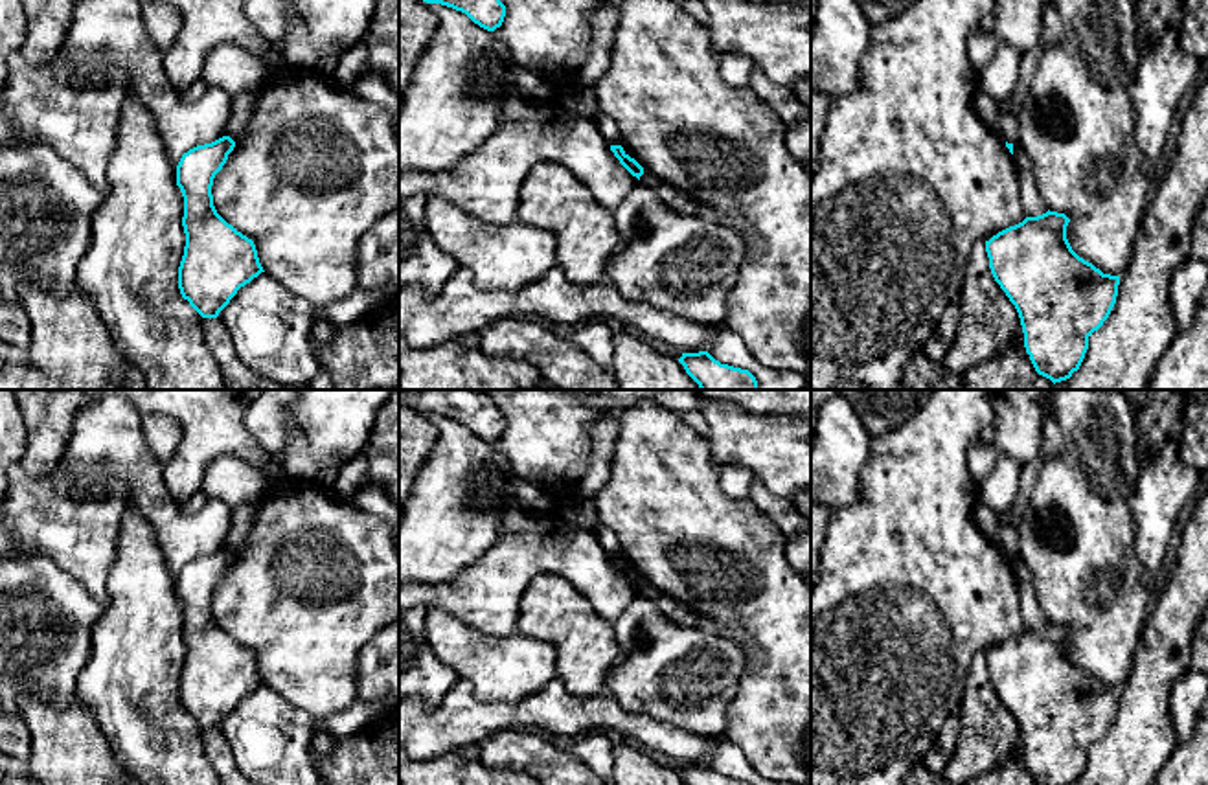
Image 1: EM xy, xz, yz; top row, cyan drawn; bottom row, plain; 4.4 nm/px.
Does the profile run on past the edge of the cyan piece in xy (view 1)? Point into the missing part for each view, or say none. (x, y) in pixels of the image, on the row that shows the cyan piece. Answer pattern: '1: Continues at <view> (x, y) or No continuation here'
1: No continuation here

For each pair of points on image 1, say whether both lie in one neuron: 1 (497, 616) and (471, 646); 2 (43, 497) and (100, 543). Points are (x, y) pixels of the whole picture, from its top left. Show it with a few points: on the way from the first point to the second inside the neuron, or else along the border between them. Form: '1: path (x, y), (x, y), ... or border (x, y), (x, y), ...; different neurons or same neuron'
1: border (445, 609), (486, 633), (515, 633); different neurons
2: path (57, 511), (67, 515), (85, 534); same neuron

